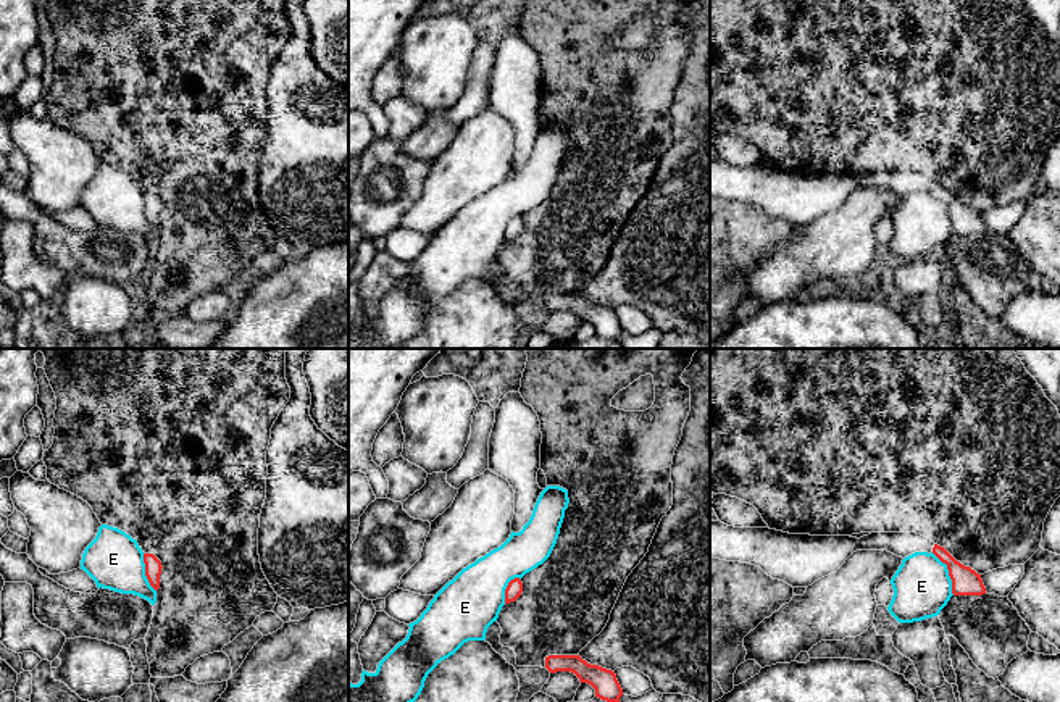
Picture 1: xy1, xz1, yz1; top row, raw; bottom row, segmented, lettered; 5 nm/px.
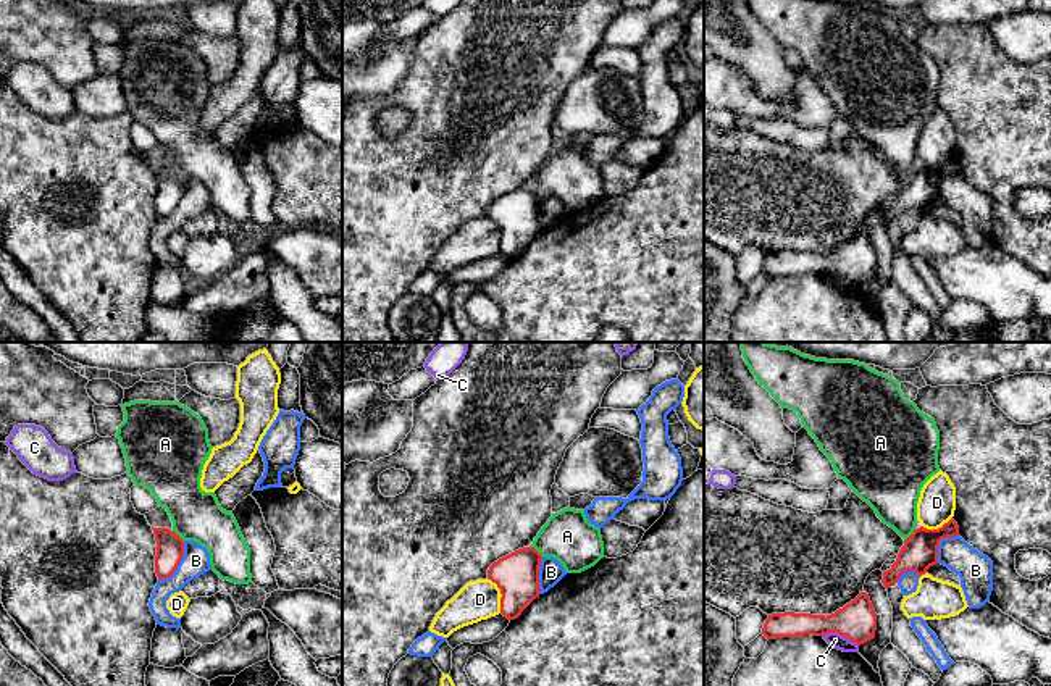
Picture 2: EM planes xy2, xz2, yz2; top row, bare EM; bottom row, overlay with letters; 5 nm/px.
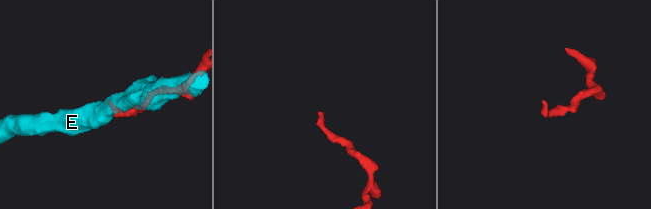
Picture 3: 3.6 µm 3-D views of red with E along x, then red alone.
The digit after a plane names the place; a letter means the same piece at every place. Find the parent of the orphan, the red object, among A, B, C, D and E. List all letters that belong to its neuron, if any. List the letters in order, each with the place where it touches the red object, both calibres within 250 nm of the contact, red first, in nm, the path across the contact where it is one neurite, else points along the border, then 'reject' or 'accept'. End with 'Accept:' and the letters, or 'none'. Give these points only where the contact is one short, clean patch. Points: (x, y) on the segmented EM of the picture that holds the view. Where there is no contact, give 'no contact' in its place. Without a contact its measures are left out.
A: xz2 (535, 549) | 220/260 nm | along xz2 (530, 546), (543, 556) | reject
B: xy2 (178, 564) | 140/140 nm | reject
C: yz2 (840, 633) | 190/70 nm | reject
D: xz2 (501, 593) | 220/200 nm | reject
E: yz1 (949, 573) | 140/280 nm | along yz1 (931, 552), (946, 565), (954, 594) | reject
Accept: none

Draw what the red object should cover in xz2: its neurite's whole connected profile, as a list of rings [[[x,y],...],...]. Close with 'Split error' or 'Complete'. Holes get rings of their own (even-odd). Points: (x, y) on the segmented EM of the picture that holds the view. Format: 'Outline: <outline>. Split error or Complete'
Outline: [[[534,547],[518,549],[488,570],[488,579],[500,589],[500,613],[515,620],[539,596],[539,567],[542,555]]]. Complete

